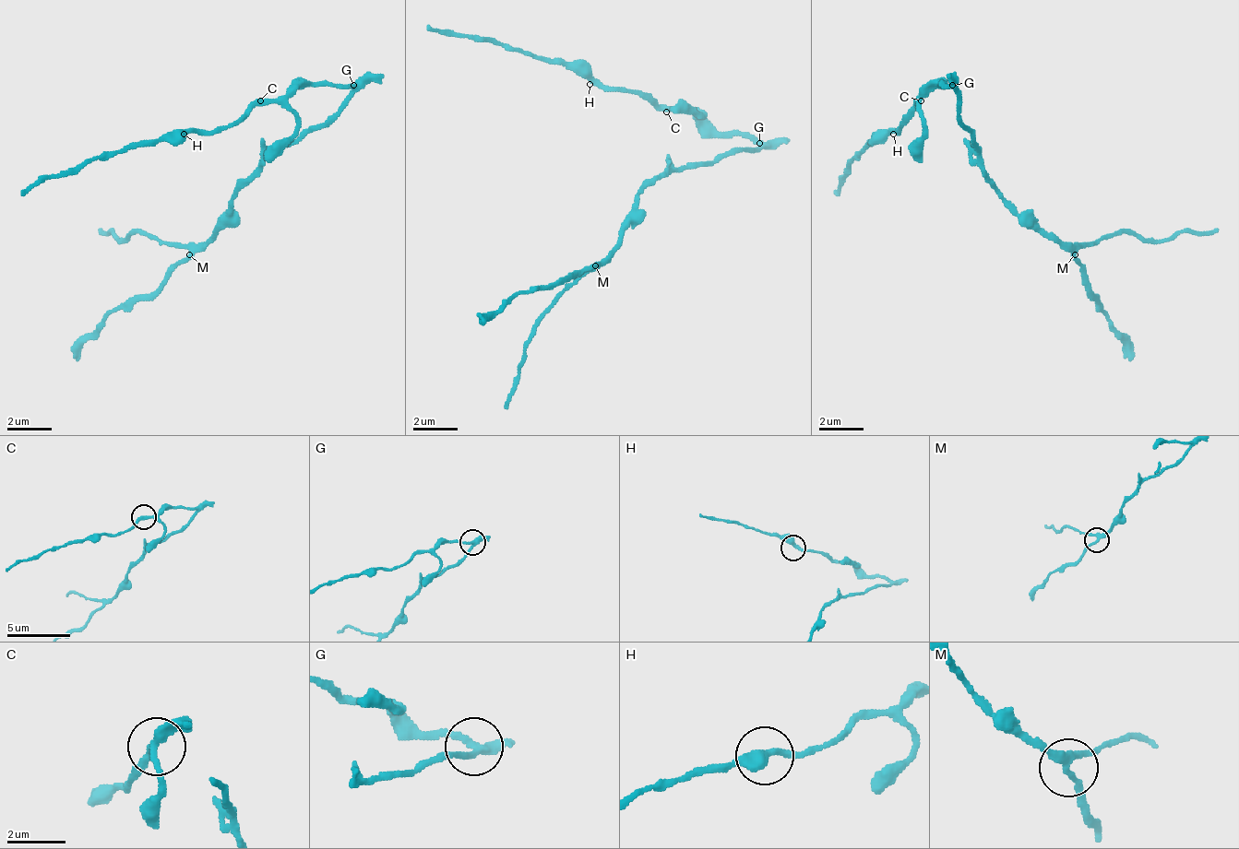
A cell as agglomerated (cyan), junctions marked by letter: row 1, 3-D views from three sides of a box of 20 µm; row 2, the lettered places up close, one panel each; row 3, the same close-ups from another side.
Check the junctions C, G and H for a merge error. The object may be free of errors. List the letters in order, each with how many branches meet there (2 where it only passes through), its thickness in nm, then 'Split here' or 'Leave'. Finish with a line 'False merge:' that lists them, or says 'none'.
C: Branches: 3. Thickness 200 nm. Leave
G: Branches: 3. Thickness 260 nm. Split here
H: Branches: 2. Thickness 360 nm. Leave
False merge: G

